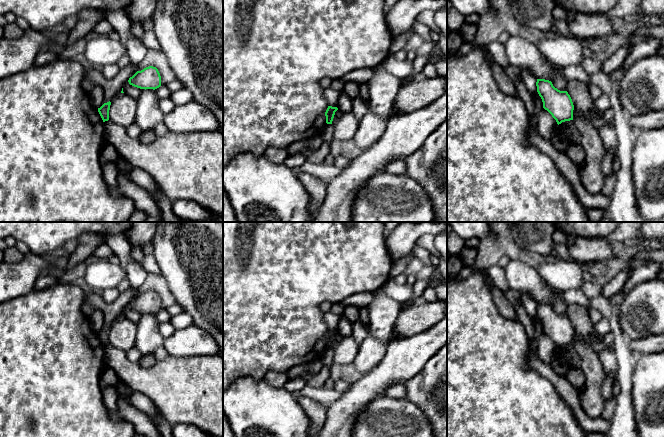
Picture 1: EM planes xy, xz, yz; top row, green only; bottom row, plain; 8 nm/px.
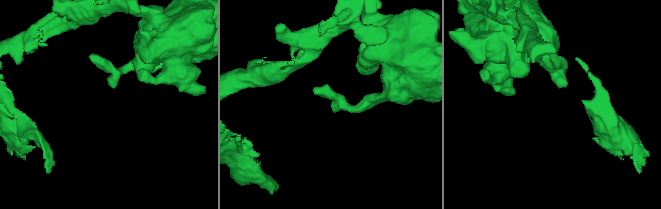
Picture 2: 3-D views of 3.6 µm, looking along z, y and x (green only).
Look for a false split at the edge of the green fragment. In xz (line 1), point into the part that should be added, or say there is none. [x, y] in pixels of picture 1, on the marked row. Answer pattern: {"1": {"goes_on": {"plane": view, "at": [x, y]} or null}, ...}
{"1": {"goes_on": null}}

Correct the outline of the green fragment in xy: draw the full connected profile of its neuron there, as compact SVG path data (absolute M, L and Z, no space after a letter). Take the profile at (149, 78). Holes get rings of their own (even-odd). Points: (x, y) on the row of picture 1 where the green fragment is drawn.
M149 66L137 71L128 80L129 84L140 89L157 89L161 86L161 76L156 67Z

